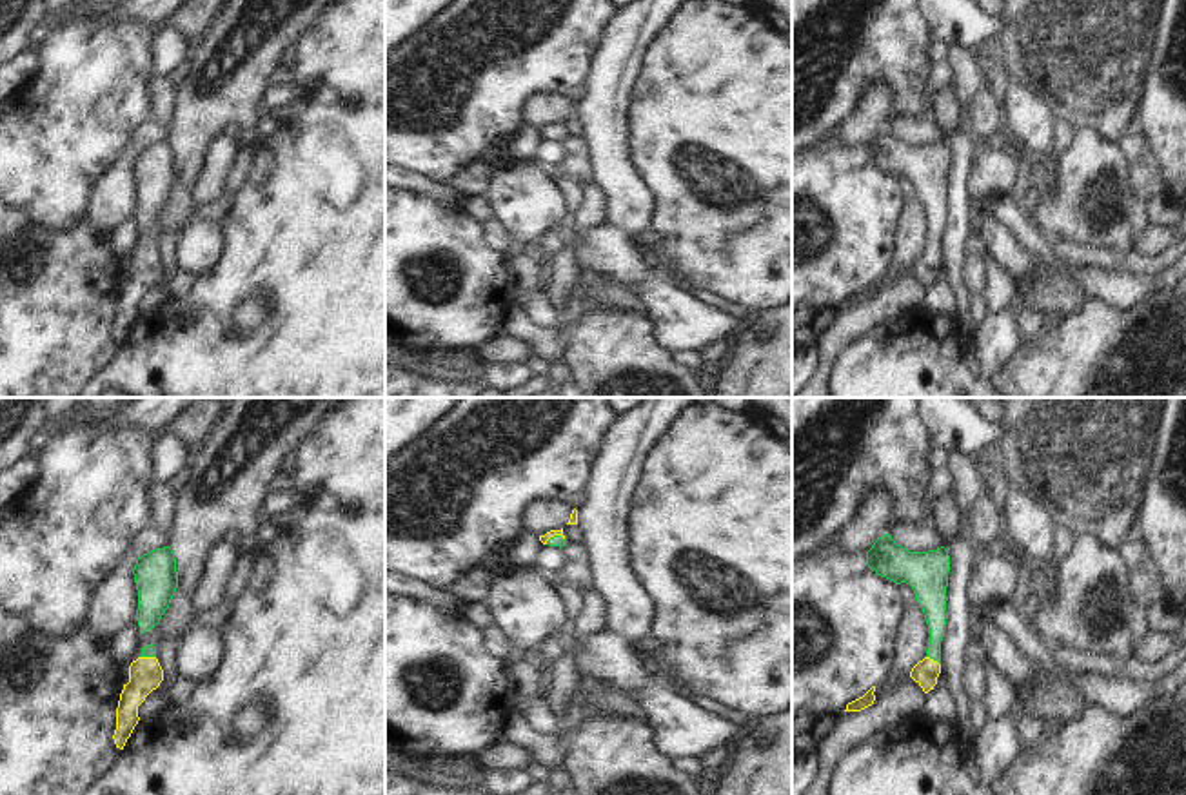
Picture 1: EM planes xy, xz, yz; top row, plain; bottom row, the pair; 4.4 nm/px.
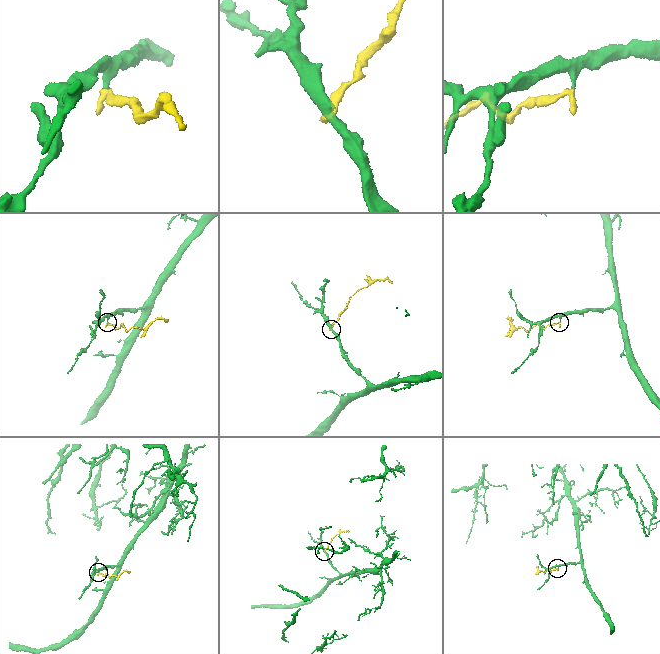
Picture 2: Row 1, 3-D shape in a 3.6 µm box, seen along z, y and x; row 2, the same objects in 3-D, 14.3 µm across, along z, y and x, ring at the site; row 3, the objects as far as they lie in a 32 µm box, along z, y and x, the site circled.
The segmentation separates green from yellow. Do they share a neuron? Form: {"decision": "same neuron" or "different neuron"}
{"decision": "same neuron"}

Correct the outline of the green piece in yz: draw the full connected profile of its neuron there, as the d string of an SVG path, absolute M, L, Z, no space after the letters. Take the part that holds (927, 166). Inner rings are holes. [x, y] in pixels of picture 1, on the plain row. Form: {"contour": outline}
{"contour": "M892 129L877 131L866 145L866 158L881 171L895 178L906 176L921 198L926 218L930 221L930 238L926 250L919 254L910 270L924 287L934 283L941 267L941 234L944 231L946 180L950 167L950 149L944 140L928 145L910 145L897 138Z"}

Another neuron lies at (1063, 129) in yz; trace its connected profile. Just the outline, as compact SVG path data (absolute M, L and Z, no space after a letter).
M1062 116L1055 118L1055 122L1053 122L1053 145L1052 145L1053 154L1061 156L1061 152L1072 142L1073 129L1075 127L1066 118L1062 118Z

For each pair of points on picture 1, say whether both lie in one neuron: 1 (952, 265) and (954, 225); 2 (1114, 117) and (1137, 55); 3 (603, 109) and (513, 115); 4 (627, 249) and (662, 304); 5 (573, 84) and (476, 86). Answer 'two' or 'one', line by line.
1: one
2: one
3: two
4: one
5: one

